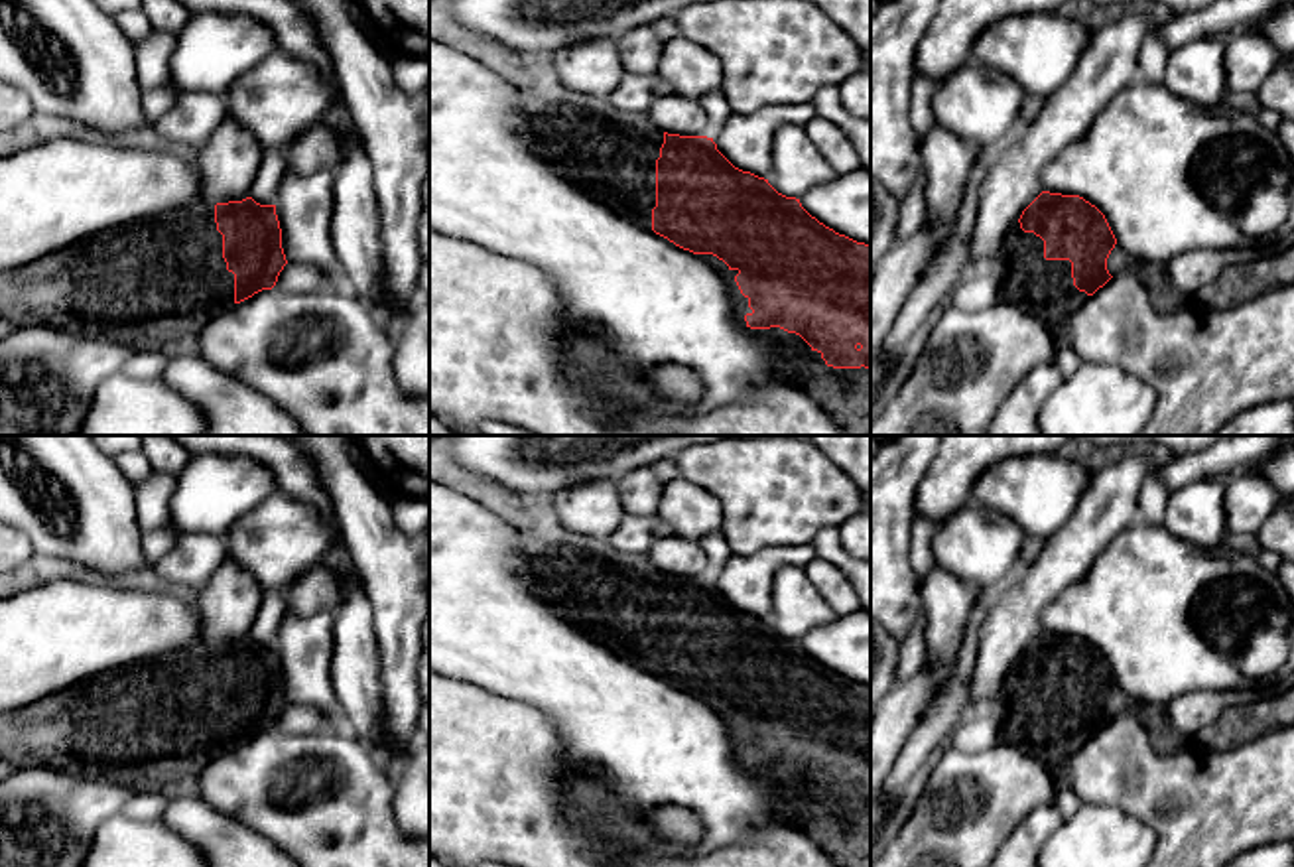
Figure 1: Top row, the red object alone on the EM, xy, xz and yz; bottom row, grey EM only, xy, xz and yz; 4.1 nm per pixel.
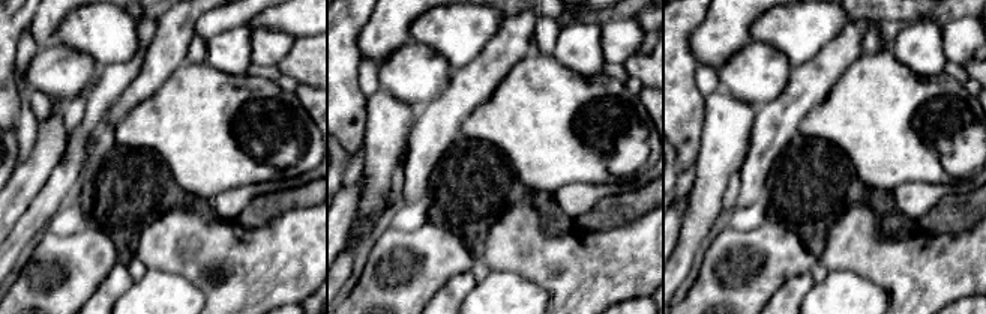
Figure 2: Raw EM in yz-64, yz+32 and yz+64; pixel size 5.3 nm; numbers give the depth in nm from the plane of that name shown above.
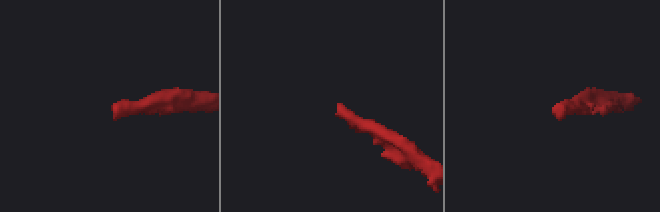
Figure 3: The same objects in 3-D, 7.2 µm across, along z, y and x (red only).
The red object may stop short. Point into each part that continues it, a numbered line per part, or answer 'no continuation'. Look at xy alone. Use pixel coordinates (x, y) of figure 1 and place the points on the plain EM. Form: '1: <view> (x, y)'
1: xy (150, 726)

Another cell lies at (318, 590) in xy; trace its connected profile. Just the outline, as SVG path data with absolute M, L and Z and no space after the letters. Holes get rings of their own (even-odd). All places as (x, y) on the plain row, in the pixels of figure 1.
M323 566L301 573L284 593L288 611L299 617L335 613L345 599L337 575Z

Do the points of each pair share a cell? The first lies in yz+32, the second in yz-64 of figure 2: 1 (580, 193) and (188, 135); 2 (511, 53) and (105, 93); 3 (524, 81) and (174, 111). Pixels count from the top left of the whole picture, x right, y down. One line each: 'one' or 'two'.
1: two
2: two
3: one

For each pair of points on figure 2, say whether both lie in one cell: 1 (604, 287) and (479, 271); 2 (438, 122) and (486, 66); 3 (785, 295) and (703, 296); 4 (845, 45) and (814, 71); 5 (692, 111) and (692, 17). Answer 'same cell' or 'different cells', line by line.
1: different cells
2: same cell
3: different cells
4: same cell
5: same cell

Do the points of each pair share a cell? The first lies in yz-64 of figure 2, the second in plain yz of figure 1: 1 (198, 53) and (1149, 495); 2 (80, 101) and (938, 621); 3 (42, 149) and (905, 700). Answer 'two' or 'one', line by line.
1: one
2: two
3: one

